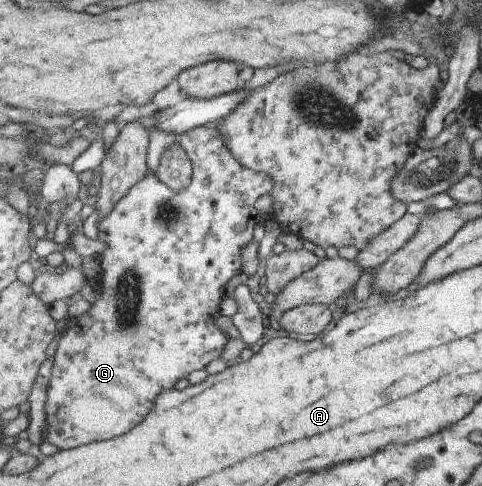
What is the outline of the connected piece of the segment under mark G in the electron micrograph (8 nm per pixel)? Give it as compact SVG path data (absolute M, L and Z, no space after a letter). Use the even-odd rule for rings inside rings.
M215 123L213 125L199 126L191 131L177 134L166 133L166 131L155 126L150 135L147 175L143 179L140 179L129 190L129 193L117 203L116 208L98 224L97 239L106 243L106 248L101 253L102 259L100 261L102 276L98 278L98 285L94 291L99 297L91 303L89 311L78 318L69 320L68 328L61 336L58 348L54 353L52 374L49 386L47 387L45 409L43 409L45 411L43 440L59 445L61 449L73 449L73 447L79 447L83 443L87 445L87 443L93 443L93 441L99 441L99 439L111 439L111 437L117 437L117 435L125 435L131 429L135 429L149 415L149 411L153 409L155 399L157 399L157 395L161 391L173 389L175 383L181 377L187 377L195 369L204 370L213 359L222 358L222 353L226 345L232 339L225 337L223 331L217 325L217 319L222 315L221 301L223 301L223 295L225 295L225 287L237 275L237 271L242 271L241 253L243 253L245 245L253 242L253 229L257 225L260 225L260 222L264 221L259 216L259 211L255 209L255 203L257 203L259 197L273 192L276 183L271 174L258 172L244 166L230 150L226 137L219 131L218 127L219 125ZM172 141L180 143L193 165L190 184L181 191L173 191L171 187L167 187L165 183L161 183L161 179L157 177L157 169L161 165L161 155L163 155L163 151L169 147Z

